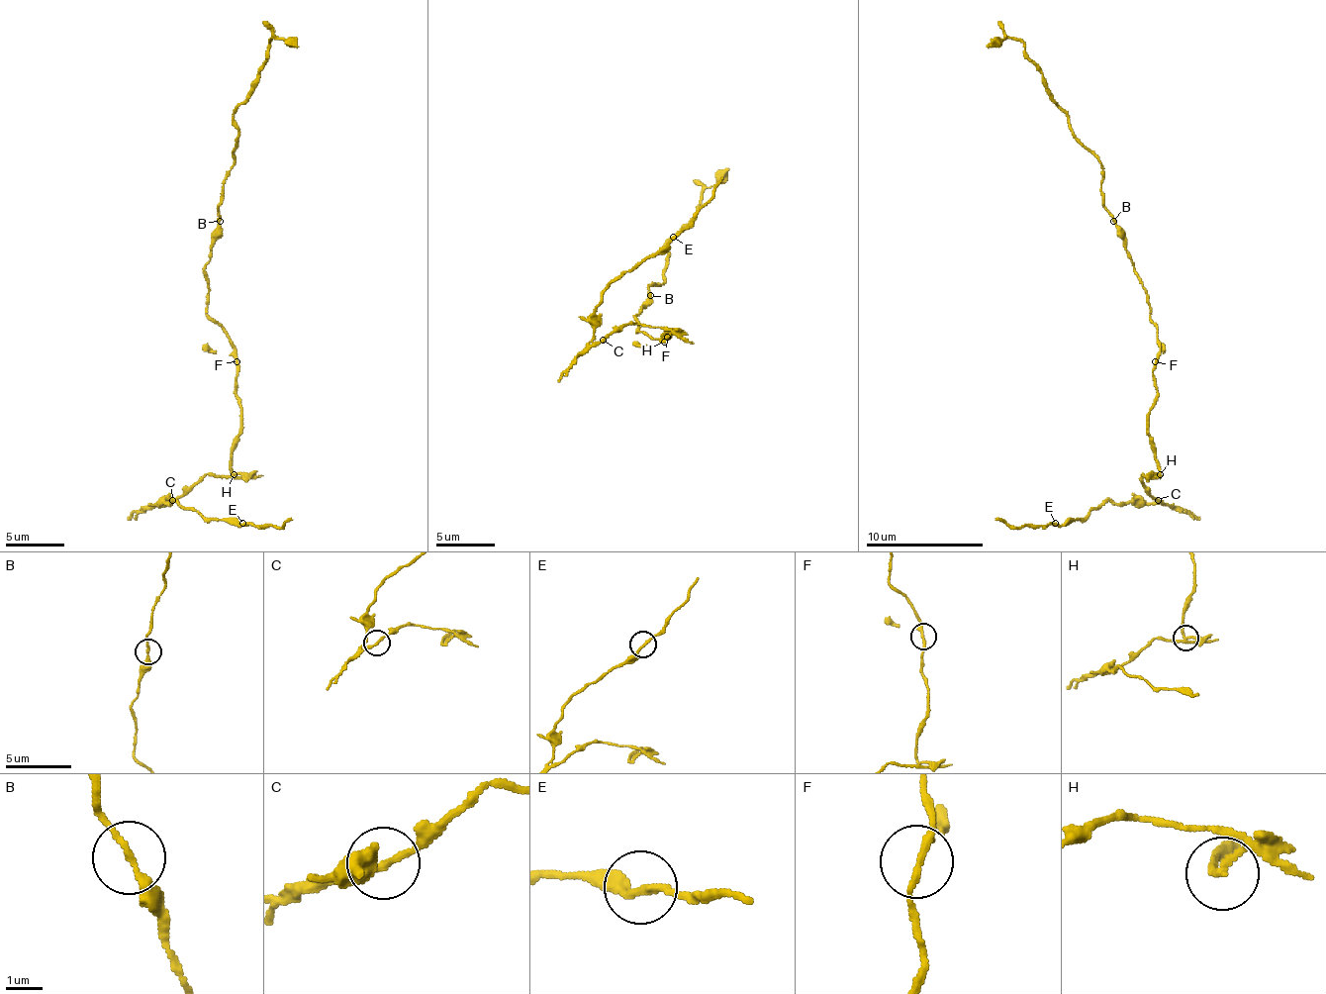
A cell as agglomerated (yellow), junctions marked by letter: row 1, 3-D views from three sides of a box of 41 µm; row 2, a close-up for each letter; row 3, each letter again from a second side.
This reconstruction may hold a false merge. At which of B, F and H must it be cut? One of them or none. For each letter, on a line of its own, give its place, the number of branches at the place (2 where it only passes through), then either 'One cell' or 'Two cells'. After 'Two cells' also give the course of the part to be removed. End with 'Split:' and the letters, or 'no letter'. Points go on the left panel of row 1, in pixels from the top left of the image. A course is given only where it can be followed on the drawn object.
B: Place: (220, 221). Branches: 2. One cell
F: Place: (236, 361). Branches: 2. One cell
H: Place: (234, 474). Branches: 2. Two cells. Course of the part to remove: (235, 473), (202, 476), (163, 503), (178, 503), (205, 517), (257, 526), (284, 526), (293, 520)
Split: H

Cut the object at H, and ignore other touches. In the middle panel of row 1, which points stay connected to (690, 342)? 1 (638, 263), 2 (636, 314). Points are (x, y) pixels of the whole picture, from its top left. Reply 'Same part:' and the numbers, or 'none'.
Same part: 1

